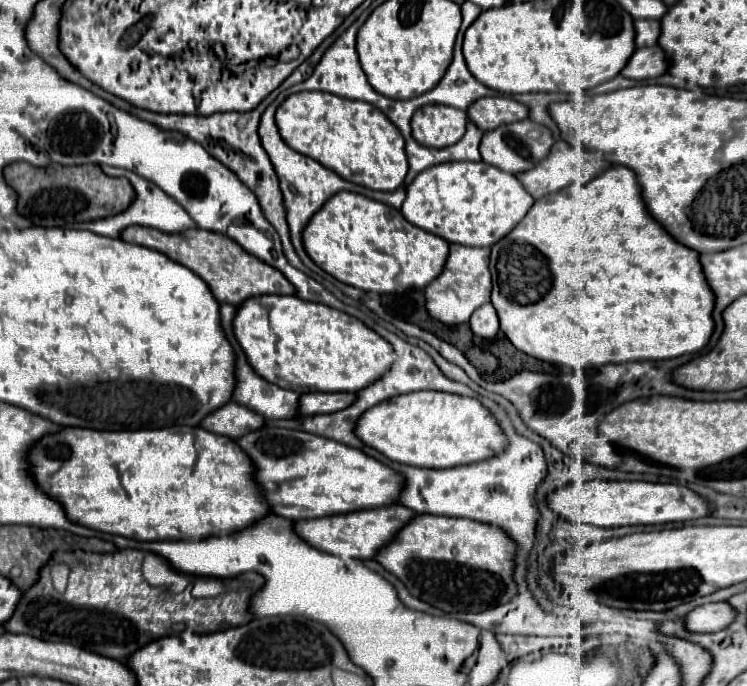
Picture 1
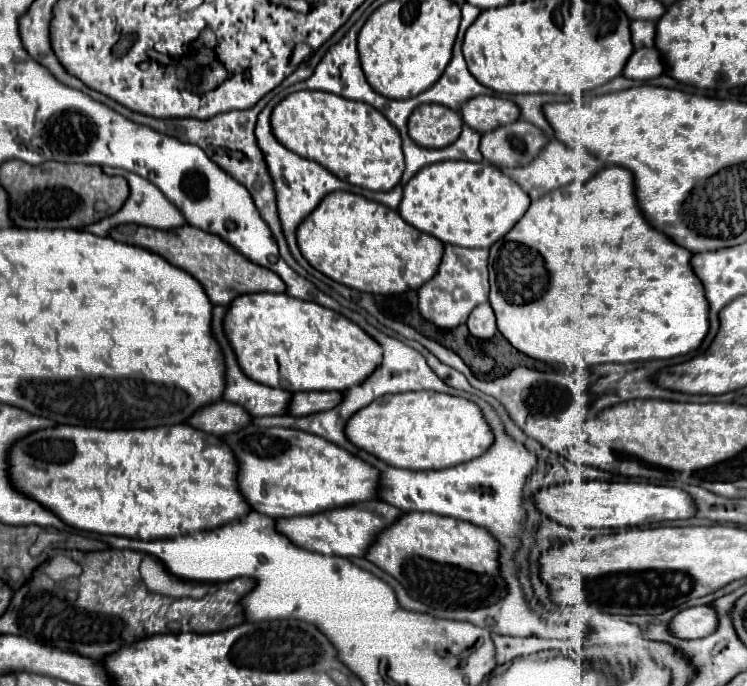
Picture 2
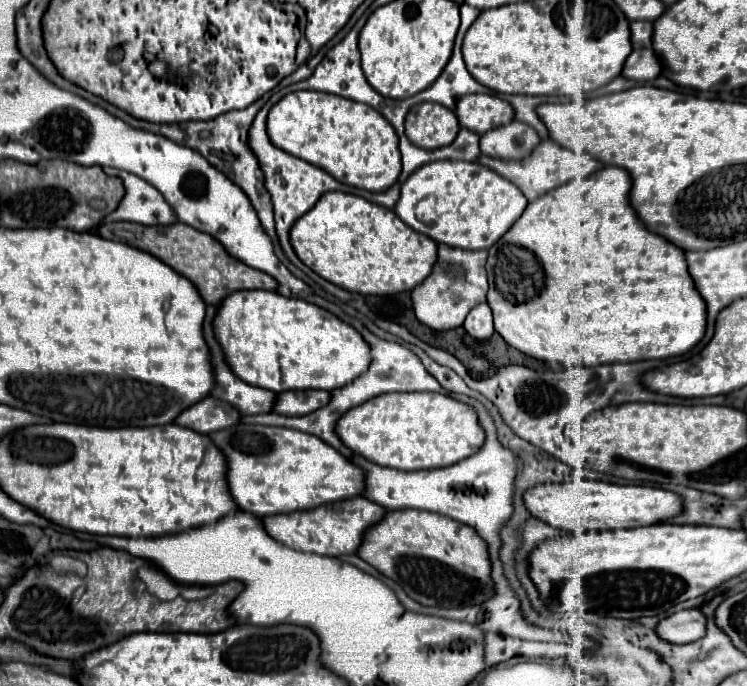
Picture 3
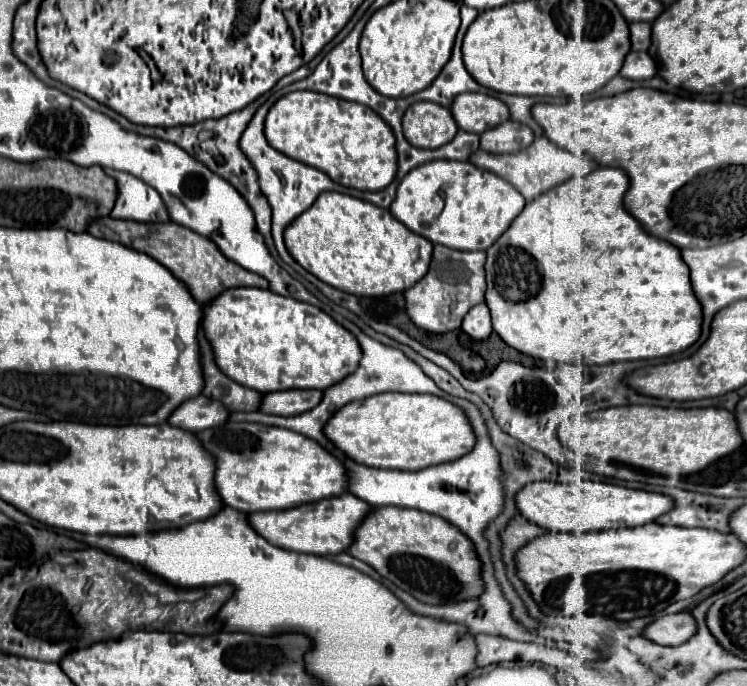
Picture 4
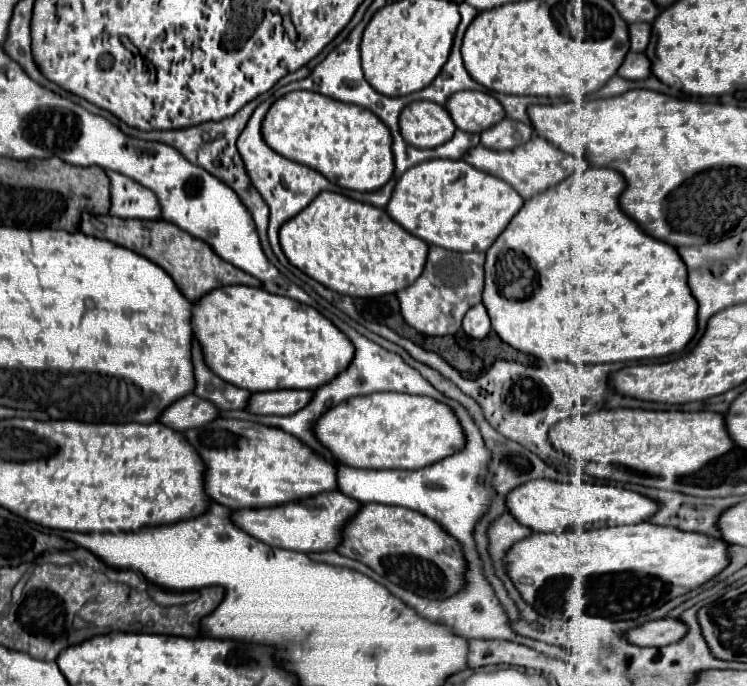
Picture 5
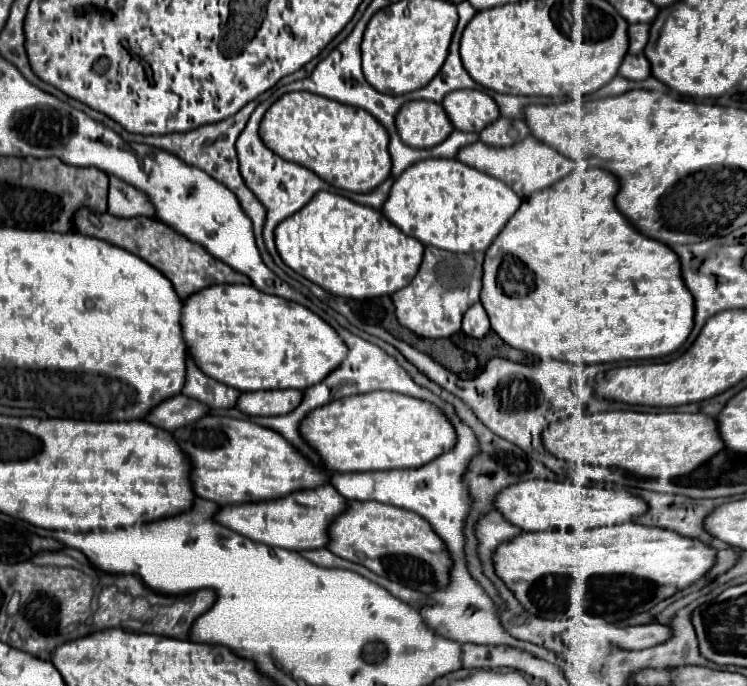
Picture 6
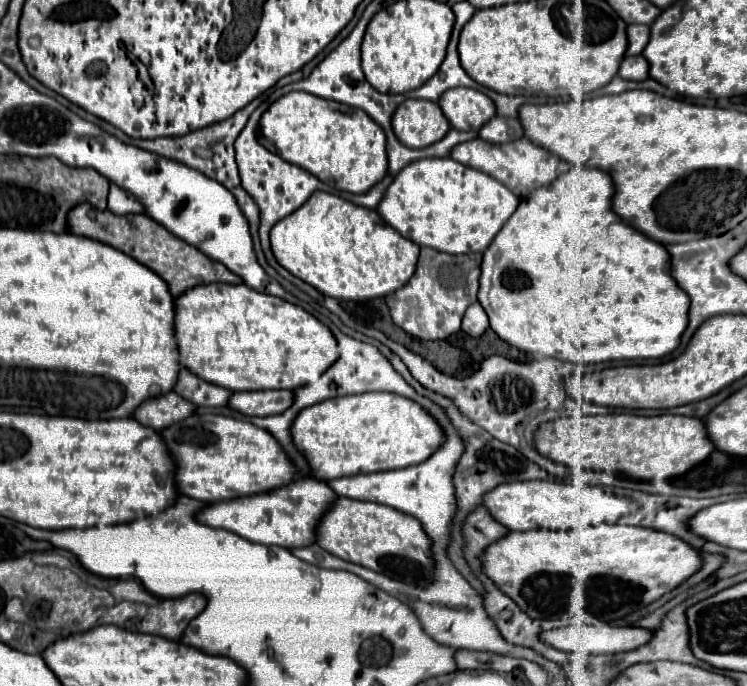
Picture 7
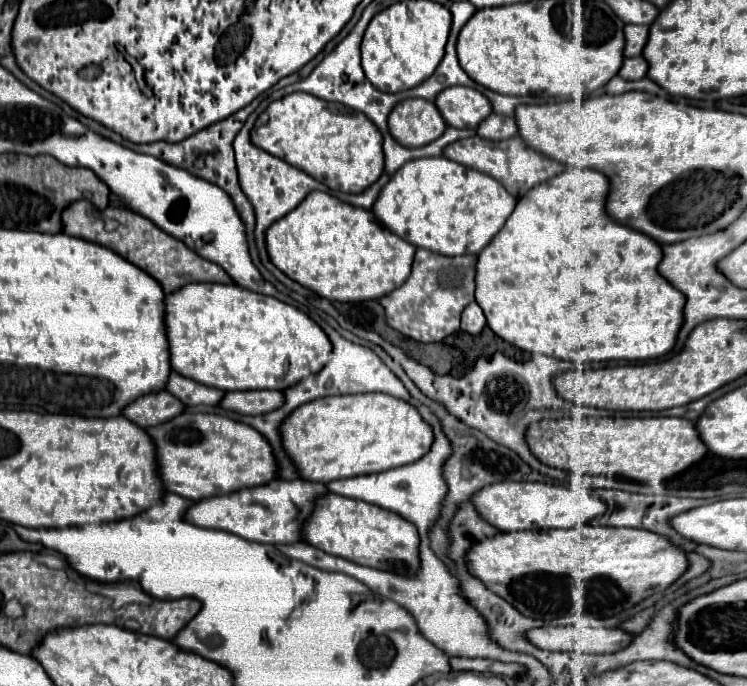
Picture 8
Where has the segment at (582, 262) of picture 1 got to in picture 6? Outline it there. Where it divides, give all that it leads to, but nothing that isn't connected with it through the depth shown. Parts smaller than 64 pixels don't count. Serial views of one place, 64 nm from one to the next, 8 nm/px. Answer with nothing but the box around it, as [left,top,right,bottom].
[480,168,694,364]

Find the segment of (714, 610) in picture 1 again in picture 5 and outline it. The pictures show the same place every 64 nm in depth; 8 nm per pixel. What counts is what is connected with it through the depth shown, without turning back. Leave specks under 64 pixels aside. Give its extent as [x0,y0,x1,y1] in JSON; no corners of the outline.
[624,618,686,646]

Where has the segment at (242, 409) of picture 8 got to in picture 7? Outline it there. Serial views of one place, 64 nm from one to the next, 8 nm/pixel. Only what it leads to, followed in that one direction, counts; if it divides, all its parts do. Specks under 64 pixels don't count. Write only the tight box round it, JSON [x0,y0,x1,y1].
[228,390,292,416]

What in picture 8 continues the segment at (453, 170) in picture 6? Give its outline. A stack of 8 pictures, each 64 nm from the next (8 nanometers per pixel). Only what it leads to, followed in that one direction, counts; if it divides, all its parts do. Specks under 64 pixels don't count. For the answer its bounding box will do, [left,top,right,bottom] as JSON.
[372,156,516,256]

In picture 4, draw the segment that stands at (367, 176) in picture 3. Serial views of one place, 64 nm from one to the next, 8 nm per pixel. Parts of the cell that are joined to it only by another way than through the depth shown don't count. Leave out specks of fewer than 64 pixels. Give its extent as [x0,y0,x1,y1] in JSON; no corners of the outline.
[264,92,396,190]

